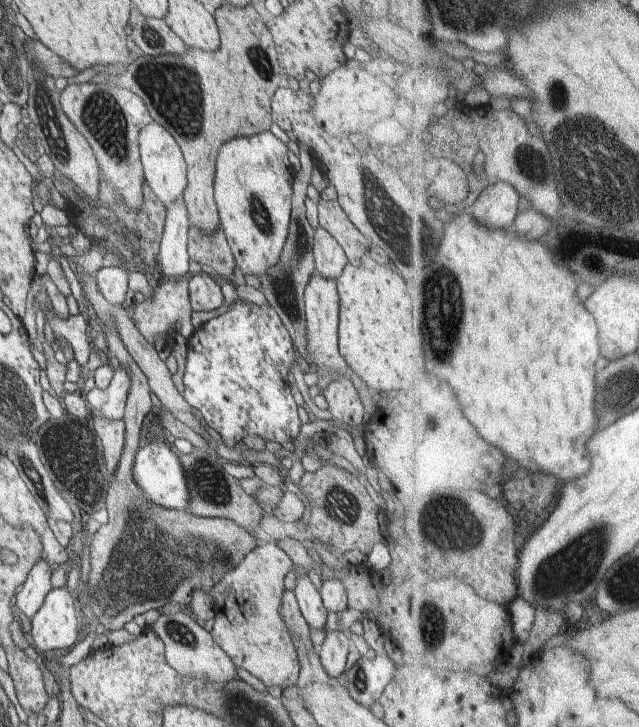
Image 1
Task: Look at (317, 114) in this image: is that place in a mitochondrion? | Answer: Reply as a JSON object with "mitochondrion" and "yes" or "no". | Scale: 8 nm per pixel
{"mitochondrion":"no"}

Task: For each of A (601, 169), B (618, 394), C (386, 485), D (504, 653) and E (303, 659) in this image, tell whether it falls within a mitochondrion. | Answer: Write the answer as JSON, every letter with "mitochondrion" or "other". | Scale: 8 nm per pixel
{"A":"mitochondrion","B":"mitochondrion","C":"other","D":"other","E":"other"}

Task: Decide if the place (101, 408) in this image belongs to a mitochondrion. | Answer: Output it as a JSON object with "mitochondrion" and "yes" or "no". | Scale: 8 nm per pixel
{"mitochondrion":"no"}

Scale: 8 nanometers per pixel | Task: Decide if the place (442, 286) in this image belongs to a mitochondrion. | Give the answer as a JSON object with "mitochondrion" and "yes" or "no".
{"mitochondrion":"yes"}

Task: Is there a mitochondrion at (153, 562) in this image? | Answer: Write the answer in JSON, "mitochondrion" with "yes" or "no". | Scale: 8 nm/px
{"mitochondrion":"yes"}

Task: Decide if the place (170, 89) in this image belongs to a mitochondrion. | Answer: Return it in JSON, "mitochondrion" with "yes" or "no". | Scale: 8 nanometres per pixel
{"mitochondrion":"yes"}

